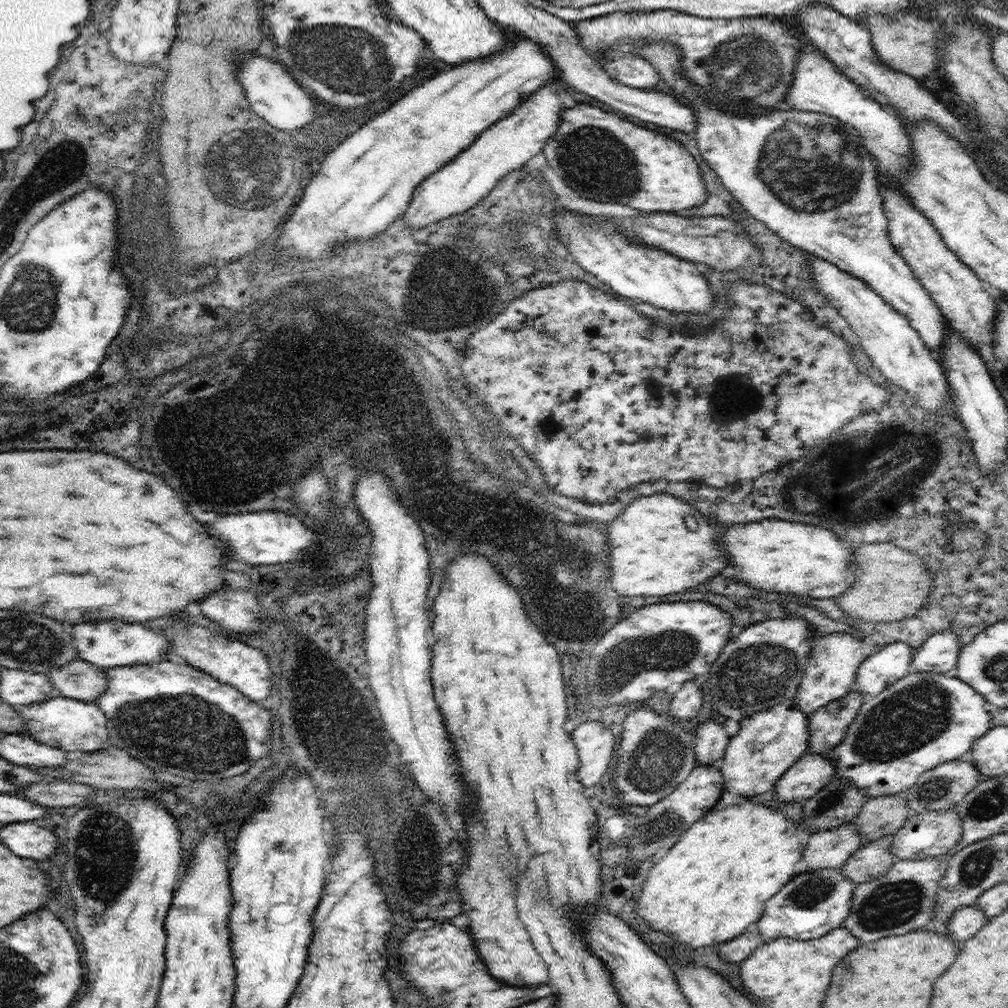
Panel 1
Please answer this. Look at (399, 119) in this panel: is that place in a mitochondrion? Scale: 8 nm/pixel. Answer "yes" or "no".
no

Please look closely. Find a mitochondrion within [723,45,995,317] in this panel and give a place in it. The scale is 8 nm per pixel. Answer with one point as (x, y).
(808, 166)

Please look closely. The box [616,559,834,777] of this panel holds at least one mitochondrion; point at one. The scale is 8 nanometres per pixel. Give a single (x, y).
(757, 674)

